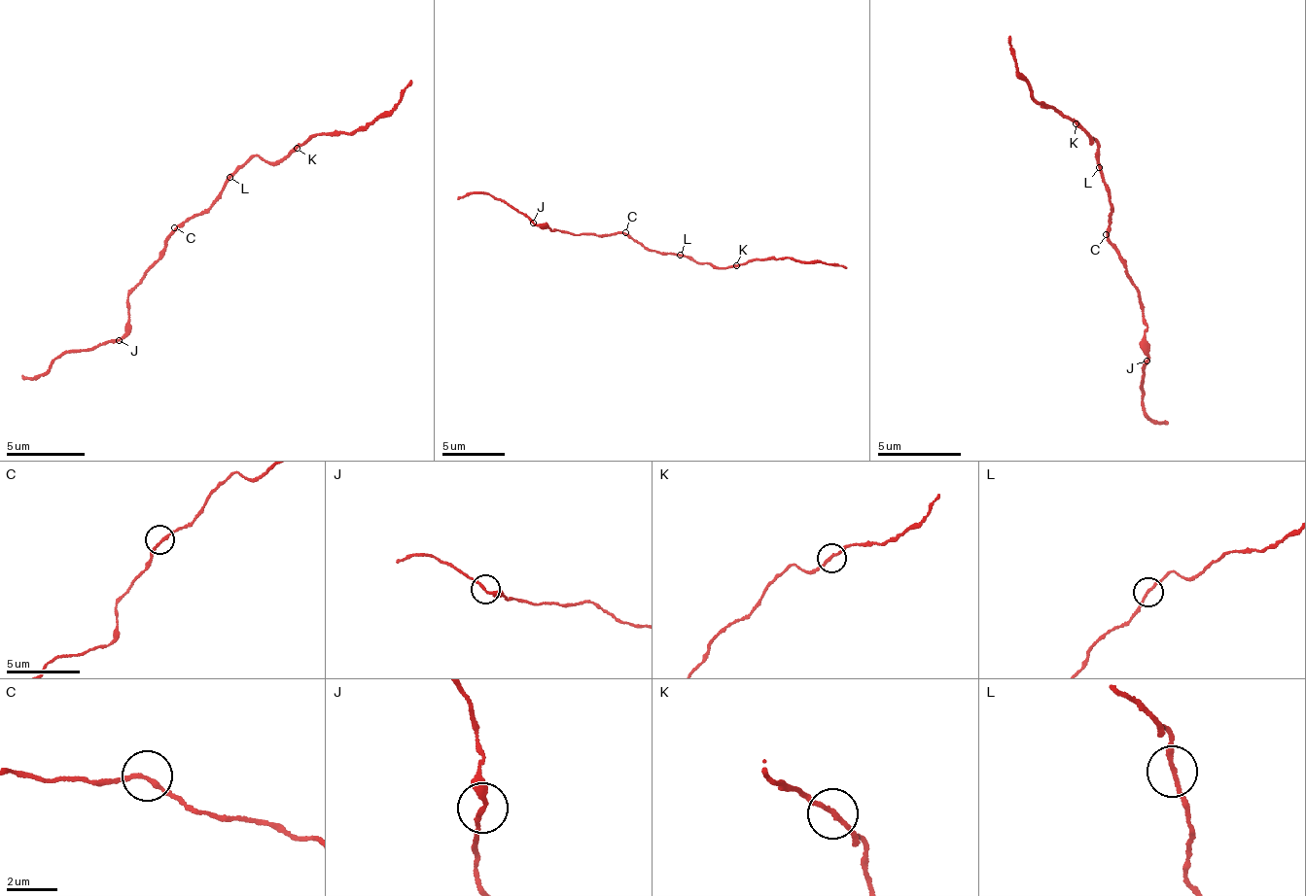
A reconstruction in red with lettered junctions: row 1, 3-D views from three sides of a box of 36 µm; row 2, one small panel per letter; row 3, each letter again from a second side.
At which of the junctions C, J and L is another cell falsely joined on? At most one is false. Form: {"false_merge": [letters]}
{"false_merge": []}

